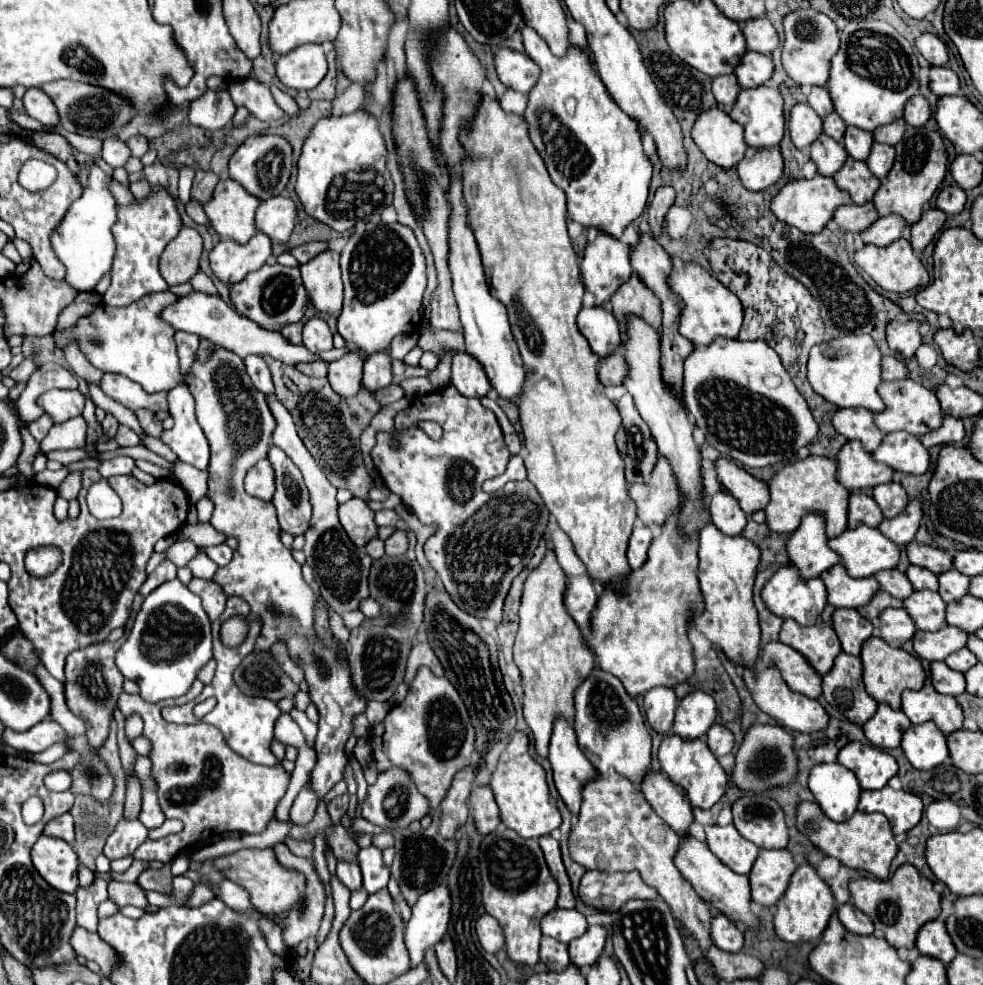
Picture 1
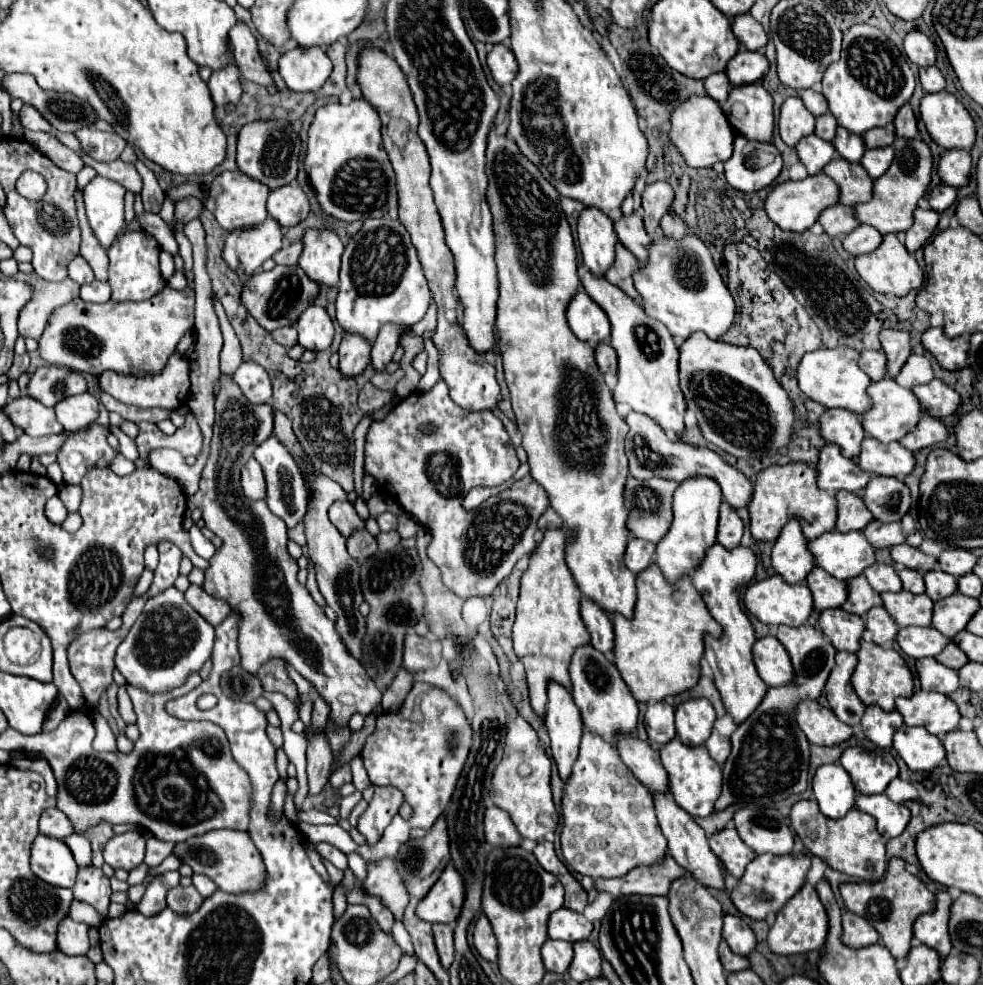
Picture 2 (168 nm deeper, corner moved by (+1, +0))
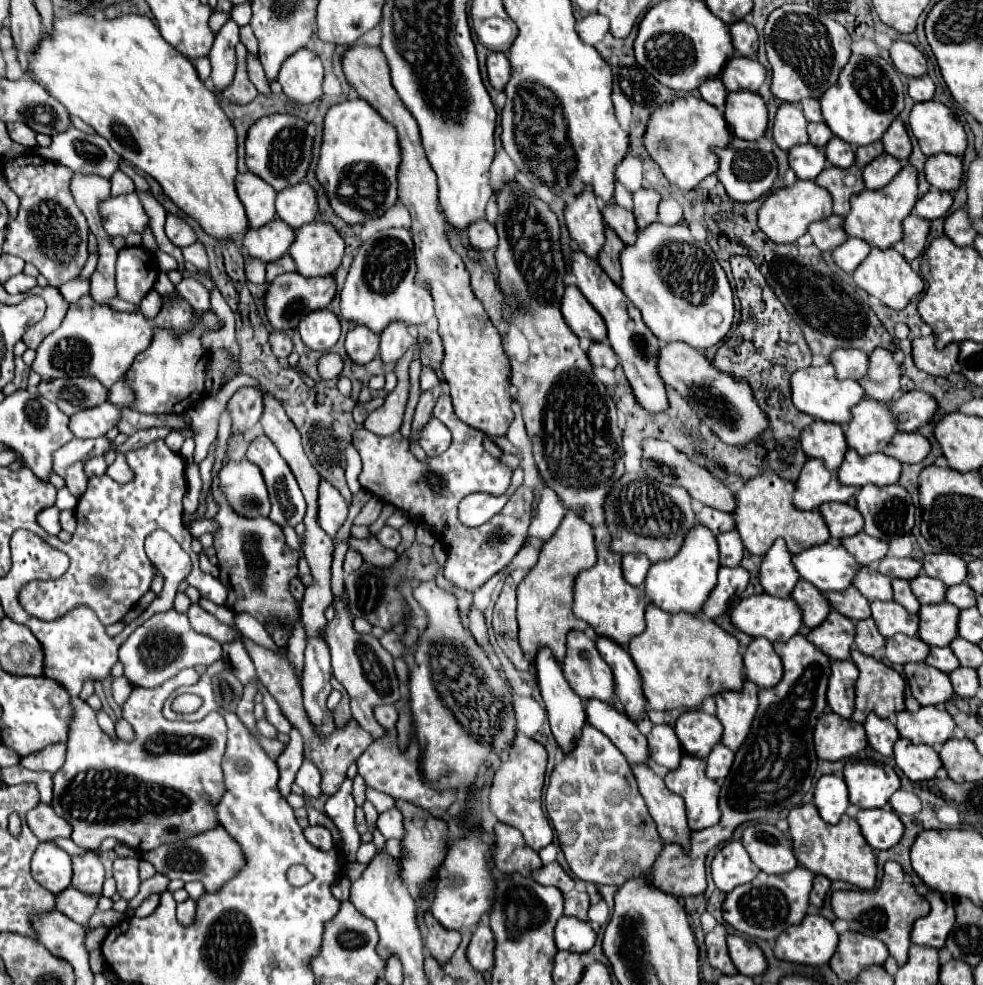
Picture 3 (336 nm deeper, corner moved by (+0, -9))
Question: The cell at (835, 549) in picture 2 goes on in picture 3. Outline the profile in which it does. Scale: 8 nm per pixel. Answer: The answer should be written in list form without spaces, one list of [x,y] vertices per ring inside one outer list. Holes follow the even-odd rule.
[[[826,542],[808,548],[792,558],[798,576],[814,584],[820,592],[842,592],[852,584],[852,576],[858,572],[858,564],[846,548],[838,542]]]

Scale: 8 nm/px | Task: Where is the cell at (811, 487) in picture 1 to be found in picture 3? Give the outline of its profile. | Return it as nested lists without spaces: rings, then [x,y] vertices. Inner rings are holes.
[[[764,472],[746,480],[746,484],[734,494],[736,508],[732,514],[736,522],[736,532],[740,534],[744,548],[750,554],[764,556],[776,538],[784,538],[786,548],[792,554],[798,554],[800,550],[830,540],[830,534],[826,532],[826,524],[822,522],[822,516],[818,516],[818,510],[798,512],[792,504],[792,496],[794,496],[794,484],[782,480],[780,476],[774,476],[774,472]]]

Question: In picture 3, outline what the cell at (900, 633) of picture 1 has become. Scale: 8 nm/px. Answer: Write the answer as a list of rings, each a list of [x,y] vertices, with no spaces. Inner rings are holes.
[[[858,620],[856,622],[856,634],[854,634],[854,648],[858,648],[866,656],[874,656],[876,650],[882,648],[886,640],[880,636],[874,620]]]

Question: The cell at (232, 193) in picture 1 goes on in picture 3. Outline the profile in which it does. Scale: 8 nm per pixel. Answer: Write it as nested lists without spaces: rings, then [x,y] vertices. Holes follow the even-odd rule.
[[[252,172],[238,174],[236,190],[246,208],[250,228],[260,228],[262,224],[268,224],[270,220],[276,218],[274,210],[276,190],[270,184],[266,184],[260,176]]]

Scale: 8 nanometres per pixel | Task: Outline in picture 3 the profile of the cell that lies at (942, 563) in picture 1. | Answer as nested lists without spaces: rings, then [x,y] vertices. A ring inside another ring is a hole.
[[[882,558],[876,566],[878,572],[890,576],[890,578],[900,578],[900,580],[912,580],[922,572],[922,564],[914,558]]]

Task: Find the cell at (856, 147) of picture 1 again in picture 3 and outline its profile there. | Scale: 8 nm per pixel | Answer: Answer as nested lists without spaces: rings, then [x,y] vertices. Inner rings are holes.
[[[832,136],[830,142],[824,146],[824,154],[826,154],[826,160],[832,164],[832,166],[838,166],[838,168],[848,168],[850,164],[854,164],[854,150],[850,144],[846,144],[844,140]]]

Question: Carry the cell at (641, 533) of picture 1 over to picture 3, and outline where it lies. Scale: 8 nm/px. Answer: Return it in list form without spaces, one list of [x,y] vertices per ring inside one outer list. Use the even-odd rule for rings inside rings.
[[[638,554],[622,556],[622,572],[626,582],[630,582],[632,586],[640,586],[644,582],[648,568],[650,568],[650,560],[646,556],[638,556]]]

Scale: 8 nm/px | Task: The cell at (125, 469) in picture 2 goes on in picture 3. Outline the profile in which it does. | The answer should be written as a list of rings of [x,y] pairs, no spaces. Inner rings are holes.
[[[96,456],[96,458],[90,458],[86,464],[84,464],[84,470],[86,470],[86,476],[92,478],[94,476],[102,476],[106,472],[106,462],[104,462],[104,456]]]

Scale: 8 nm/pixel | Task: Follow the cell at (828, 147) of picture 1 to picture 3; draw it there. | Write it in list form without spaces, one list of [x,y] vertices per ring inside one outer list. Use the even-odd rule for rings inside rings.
[[[800,144],[788,150],[788,164],[800,180],[816,180],[818,172],[826,166],[824,152],[812,144]]]

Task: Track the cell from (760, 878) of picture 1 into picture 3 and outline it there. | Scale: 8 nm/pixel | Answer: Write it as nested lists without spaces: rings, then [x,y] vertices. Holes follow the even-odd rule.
[[[796,866],[788,874],[766,874],[760,872],[752,882],[746,882],[726,894],[722,904],[722,918],[742,934],[774,942],[788,926],[802,922],[808,910],[808,894],[812,890],[814,874],[806,868]]]

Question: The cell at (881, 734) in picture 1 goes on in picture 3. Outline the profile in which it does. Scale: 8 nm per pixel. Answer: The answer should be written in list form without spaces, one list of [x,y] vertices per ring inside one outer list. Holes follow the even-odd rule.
[[[870,714],[866,724],[864,724],[864,728],[866,728],[868,744],[876,752],[880,752],[884,756],[892,756],[892,746],[900,738],[896,726],[890,720],[886,720],[886,718],[878,718],[878,716]]]

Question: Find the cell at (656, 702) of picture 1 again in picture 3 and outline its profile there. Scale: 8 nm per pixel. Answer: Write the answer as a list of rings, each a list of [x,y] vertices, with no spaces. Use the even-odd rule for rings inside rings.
[[[666,724],[654,726],[648,734],[648,752],[650,758],[666,770],[676,770],[684,754],[682,746],[678,744],[678,738],[674,736],[674,730]]]

